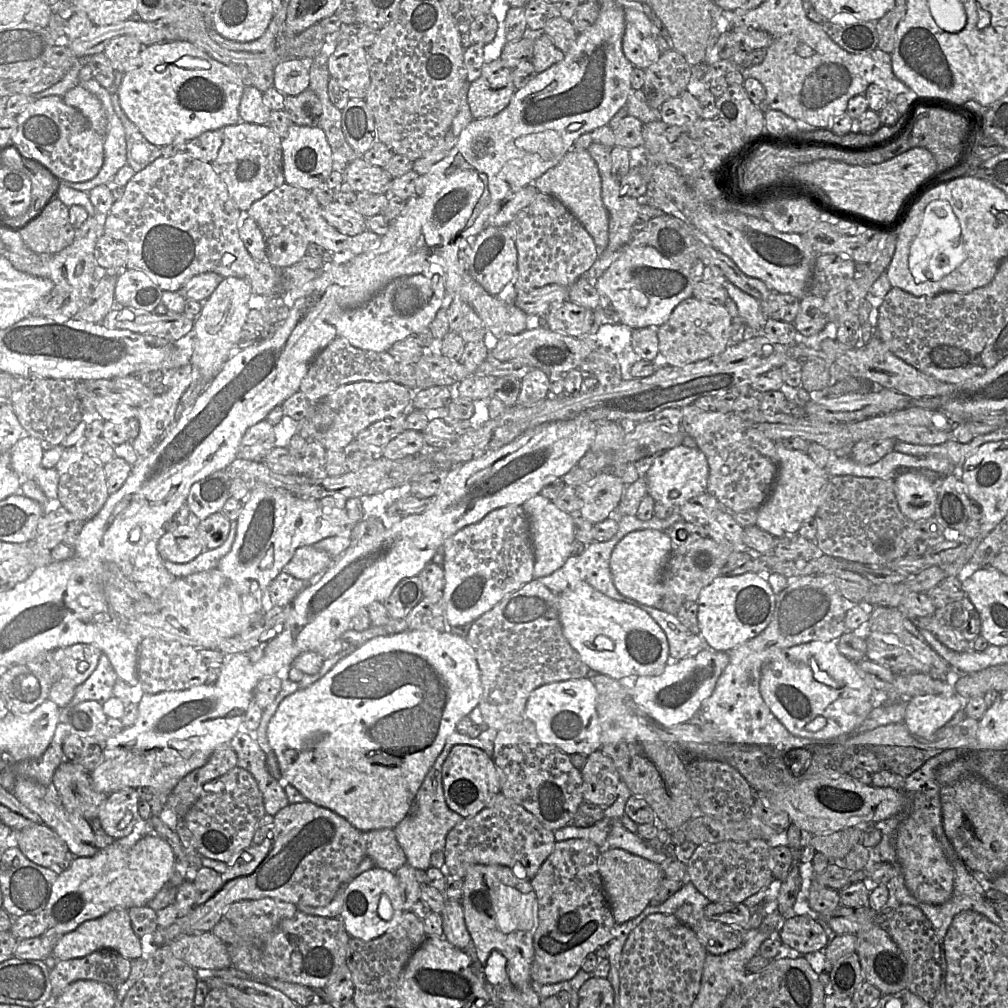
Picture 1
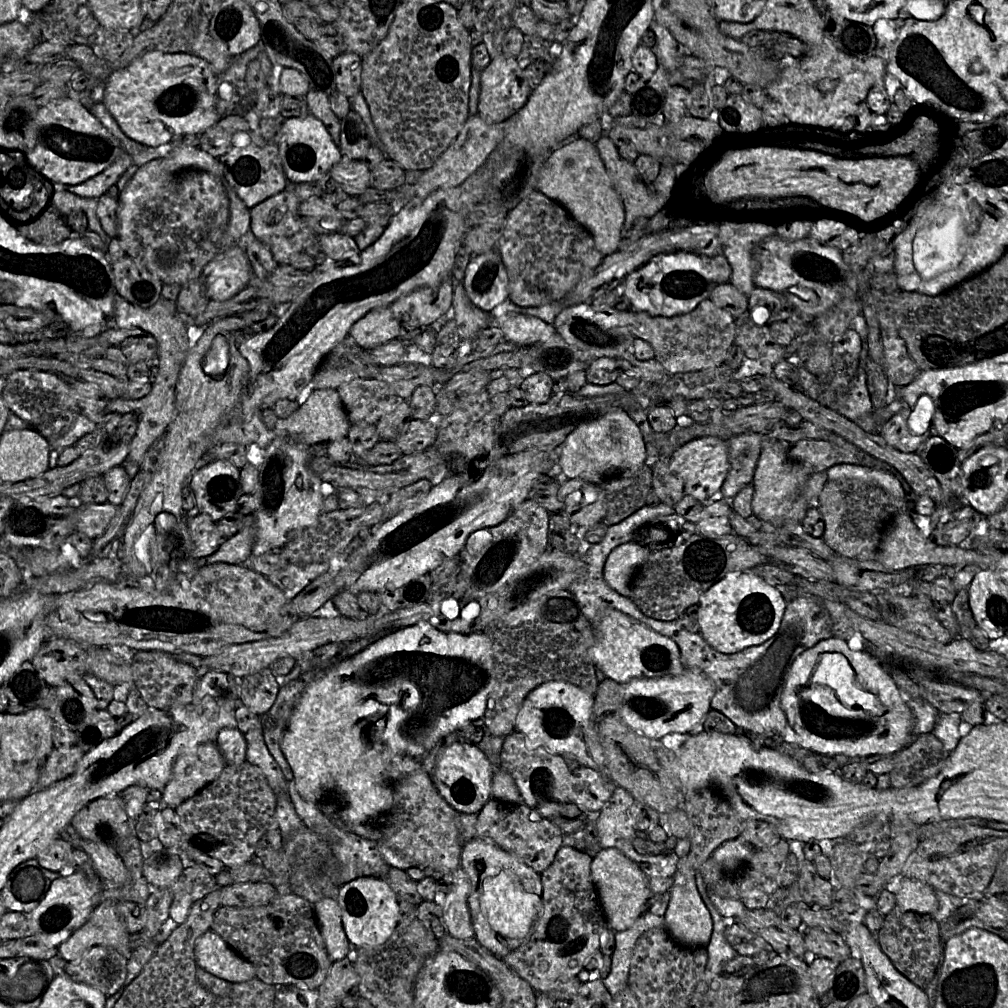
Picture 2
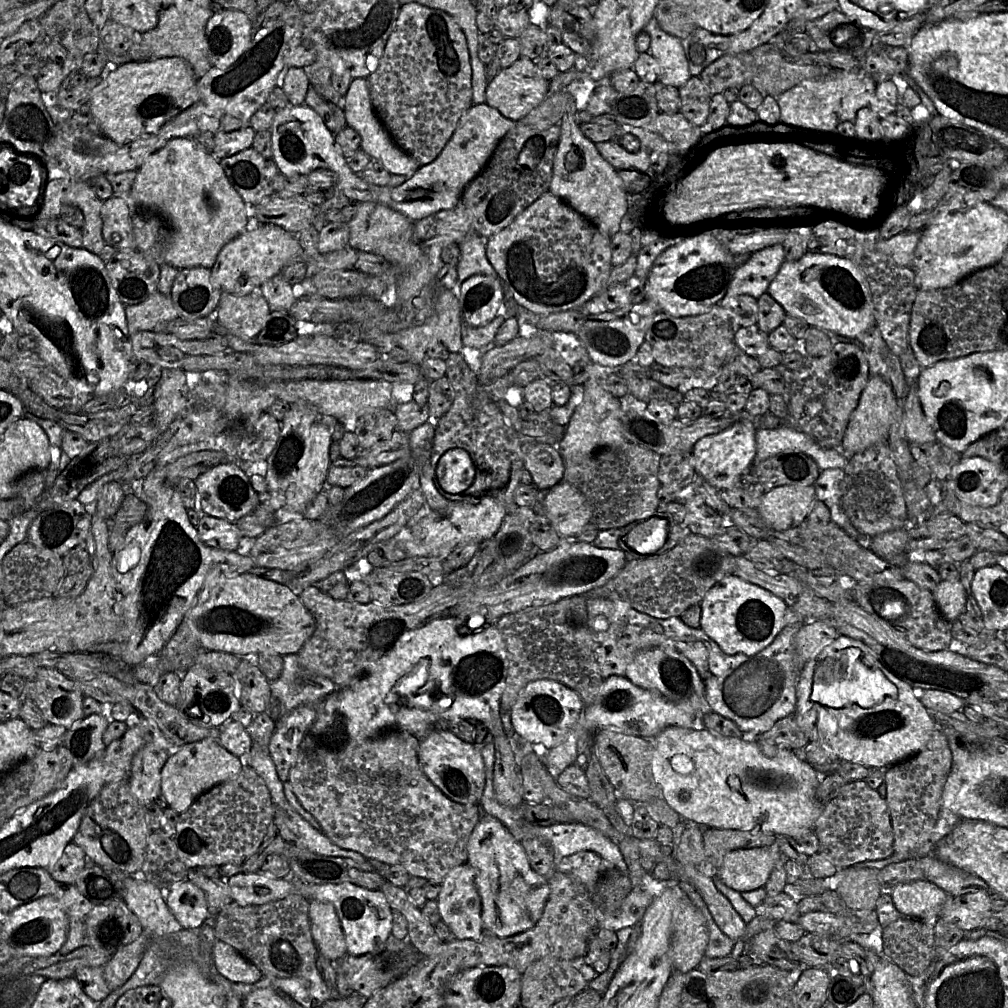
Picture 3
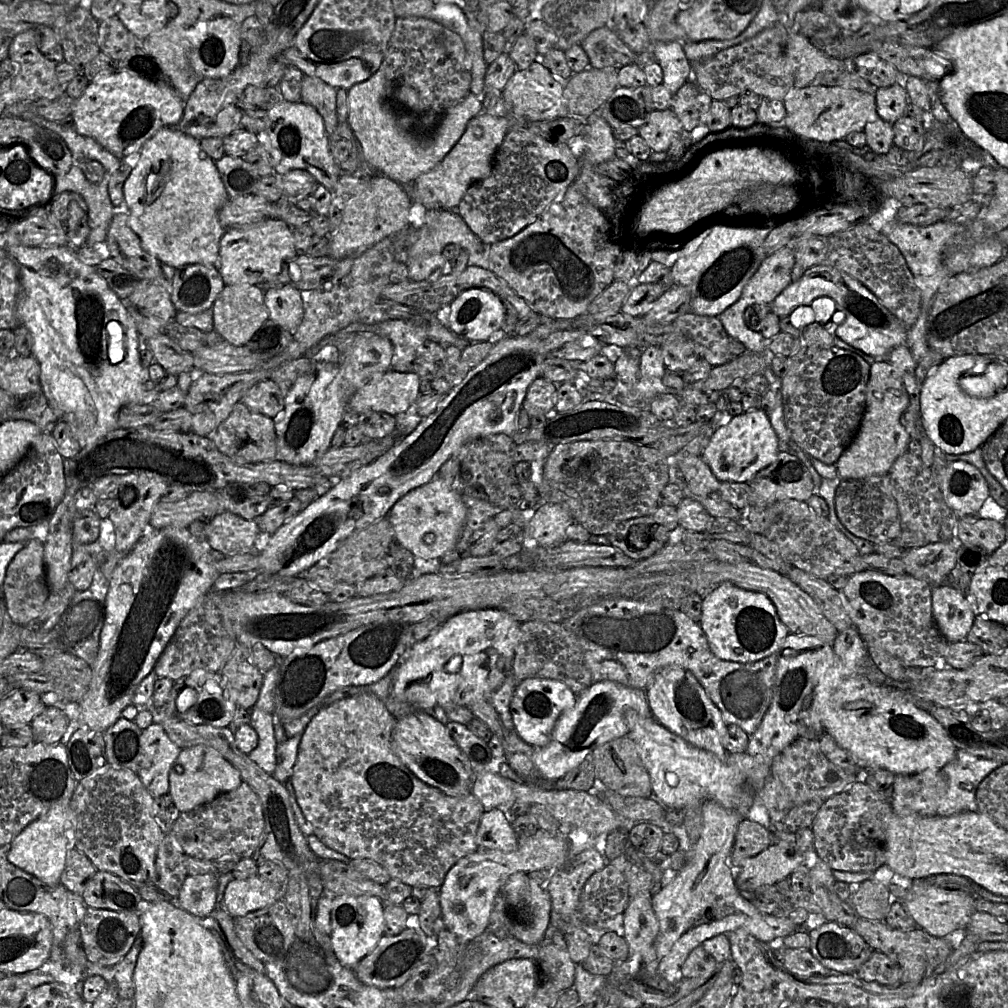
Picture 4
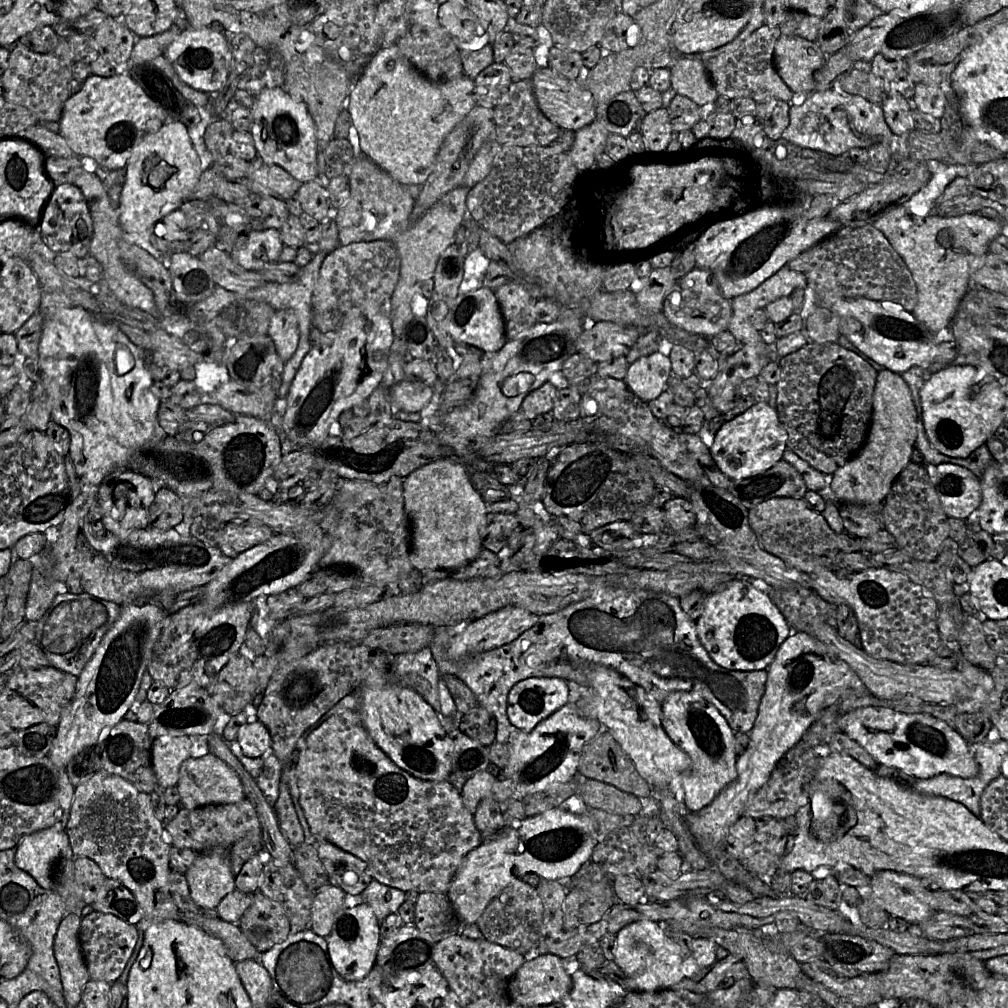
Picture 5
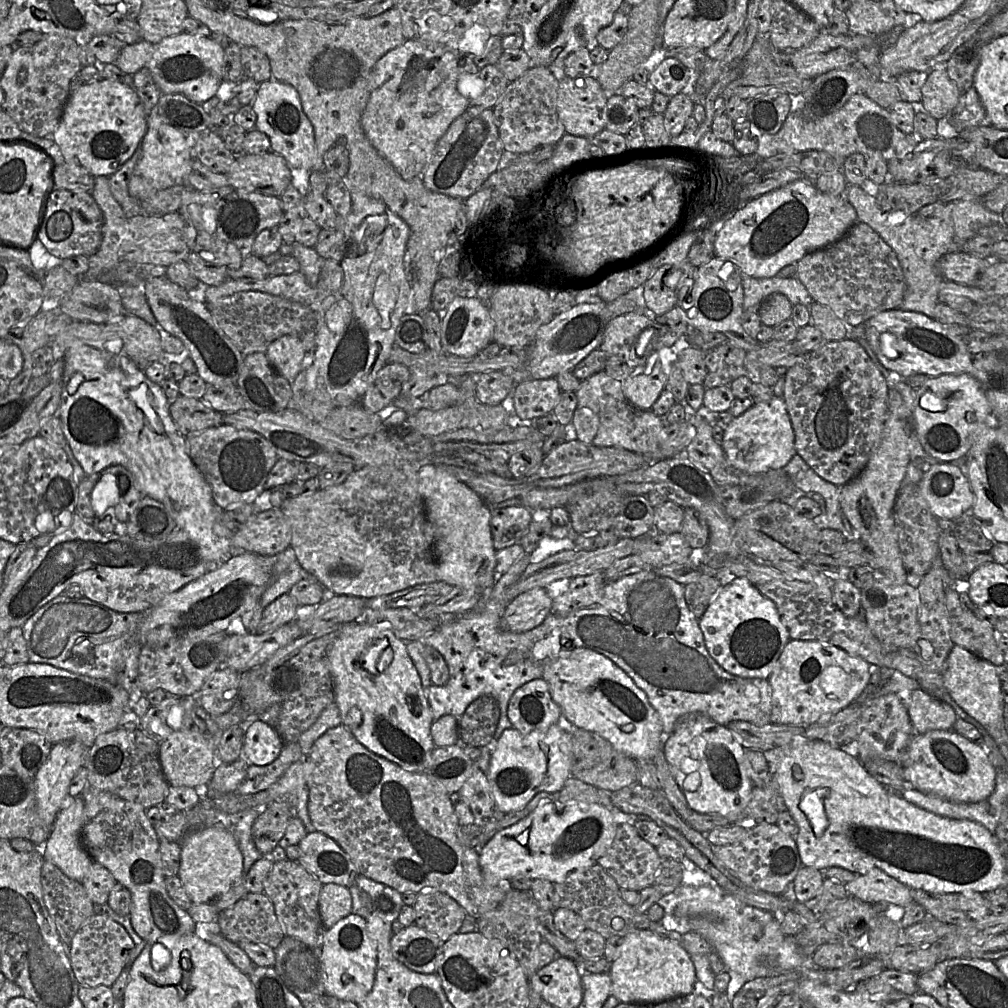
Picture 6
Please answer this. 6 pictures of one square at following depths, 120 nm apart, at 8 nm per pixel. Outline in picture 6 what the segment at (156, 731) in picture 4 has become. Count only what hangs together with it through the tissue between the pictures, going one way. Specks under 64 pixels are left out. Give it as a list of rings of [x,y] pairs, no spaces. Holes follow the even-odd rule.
[[[196,727],[178,730],[160,742],[159,760],[170,786],[187,786],[199,790],[207,787],[218,765],[215,746]]]

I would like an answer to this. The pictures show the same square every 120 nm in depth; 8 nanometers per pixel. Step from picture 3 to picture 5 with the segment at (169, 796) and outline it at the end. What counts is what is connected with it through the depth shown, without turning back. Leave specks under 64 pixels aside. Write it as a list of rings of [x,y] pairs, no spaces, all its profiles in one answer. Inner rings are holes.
[[[208,752],[206,755],[186,759],[179,771],[177,788],[181,796],[180,807],[195,809],[210,804],[232,804],[246,798],[238,774],[223,760]]]

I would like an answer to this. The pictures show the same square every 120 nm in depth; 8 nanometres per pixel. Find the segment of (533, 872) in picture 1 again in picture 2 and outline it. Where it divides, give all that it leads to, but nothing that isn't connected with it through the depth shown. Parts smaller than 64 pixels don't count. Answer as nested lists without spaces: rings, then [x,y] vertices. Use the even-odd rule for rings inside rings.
[[[491,799],[478,813],[475,837],[493,842],[541,874],[563,846],[563,832],[549,819],[520,803],[510,805]]]

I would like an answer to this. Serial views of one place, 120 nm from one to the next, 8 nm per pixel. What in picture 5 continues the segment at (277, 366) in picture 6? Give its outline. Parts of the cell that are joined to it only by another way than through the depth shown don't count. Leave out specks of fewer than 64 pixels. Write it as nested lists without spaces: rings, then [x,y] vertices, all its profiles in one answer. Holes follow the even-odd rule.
[[[275,310],[267,334],[283,362],[288,361],[295,353],[300,337],[296,316],[289,310]]]

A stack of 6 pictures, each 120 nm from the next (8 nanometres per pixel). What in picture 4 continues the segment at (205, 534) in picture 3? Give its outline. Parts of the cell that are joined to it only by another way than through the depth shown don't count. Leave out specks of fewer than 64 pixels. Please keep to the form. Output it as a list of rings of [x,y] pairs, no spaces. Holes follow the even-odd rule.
[[[224,511],[210,520],[206,537],[214,550],[232,556],[252,550],[261,533],[255,520]]]

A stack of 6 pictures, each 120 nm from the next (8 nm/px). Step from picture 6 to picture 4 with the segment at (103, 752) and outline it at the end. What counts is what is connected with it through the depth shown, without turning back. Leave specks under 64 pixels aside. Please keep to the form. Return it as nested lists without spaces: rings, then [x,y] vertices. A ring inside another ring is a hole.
[[[119,718],[104,733],[108,764],[137,773],[142,730],[134,721]]]

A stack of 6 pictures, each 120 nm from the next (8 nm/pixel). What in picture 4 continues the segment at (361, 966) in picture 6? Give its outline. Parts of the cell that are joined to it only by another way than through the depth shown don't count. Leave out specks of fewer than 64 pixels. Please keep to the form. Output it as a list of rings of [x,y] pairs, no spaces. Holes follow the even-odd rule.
[[[338,895],[331,911],[332,931],[329,935],[332,950],[341,965],[352,969],[371,953],[385,935],[385,905],[391,904],[377,896]]]

